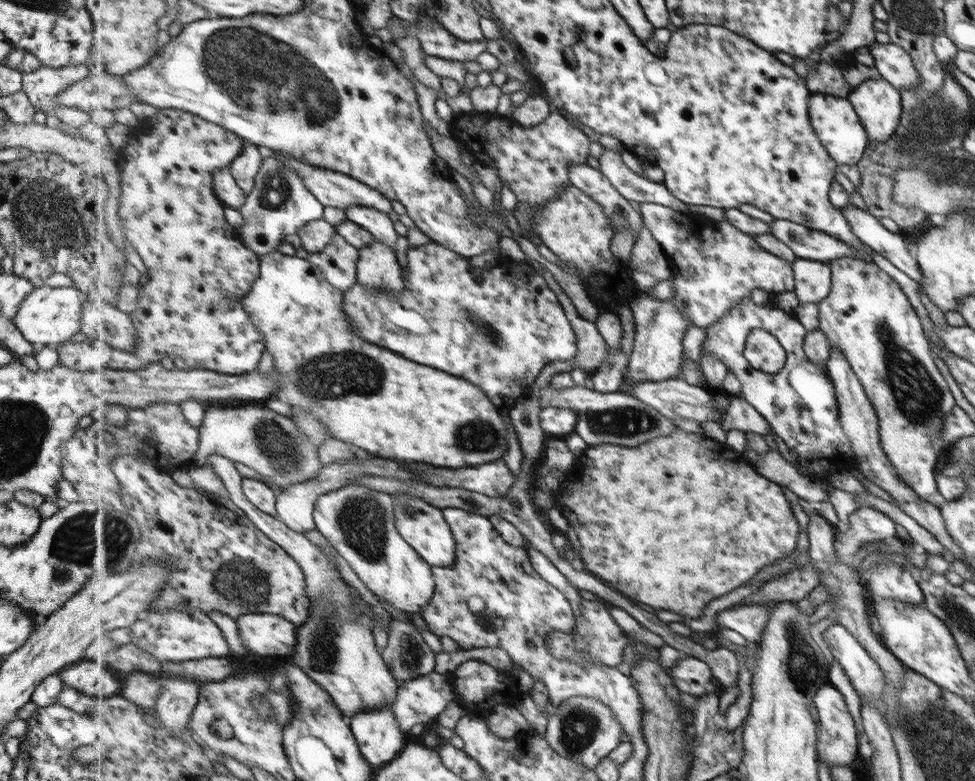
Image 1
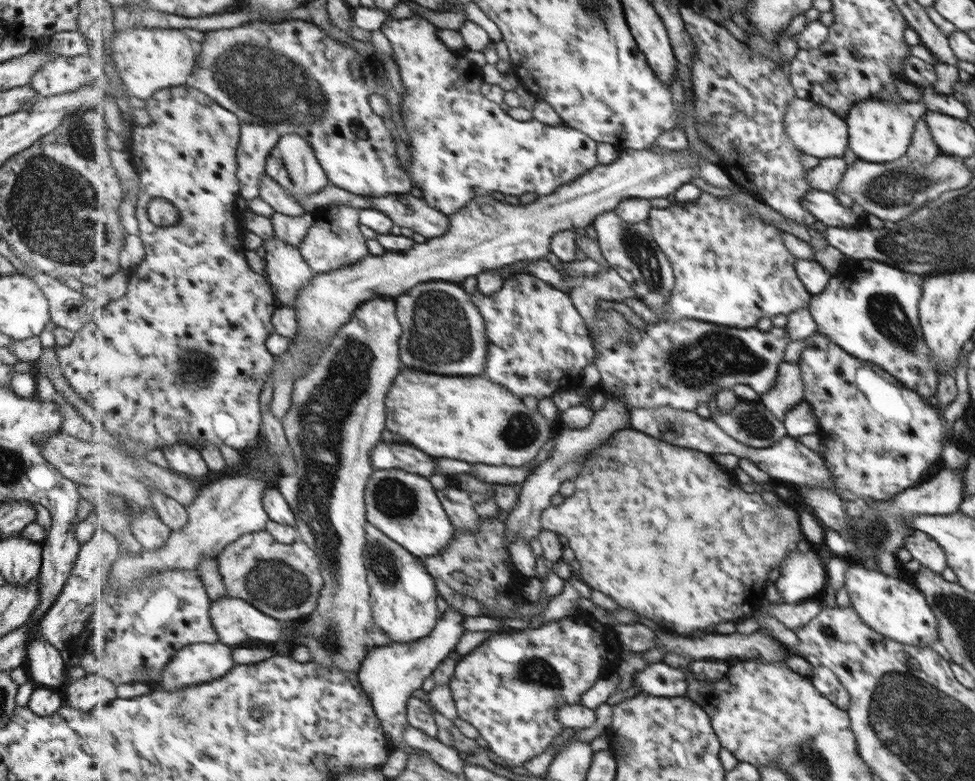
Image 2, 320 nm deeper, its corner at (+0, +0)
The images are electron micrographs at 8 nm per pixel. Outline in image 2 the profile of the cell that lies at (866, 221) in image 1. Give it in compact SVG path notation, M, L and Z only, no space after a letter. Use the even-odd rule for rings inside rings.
M807 190L805 197L802 198L802 207L827 227L859 227L858 216L850 208L839 204L831 192Z

